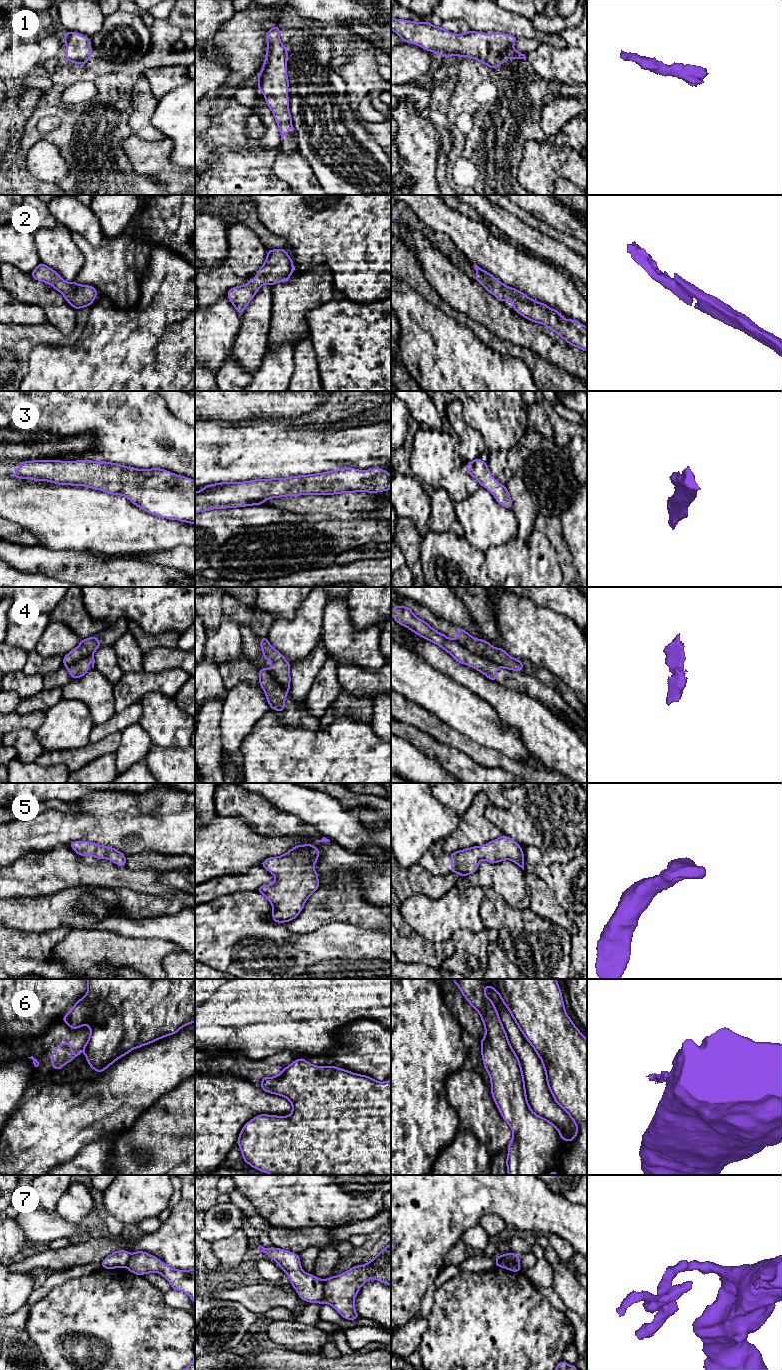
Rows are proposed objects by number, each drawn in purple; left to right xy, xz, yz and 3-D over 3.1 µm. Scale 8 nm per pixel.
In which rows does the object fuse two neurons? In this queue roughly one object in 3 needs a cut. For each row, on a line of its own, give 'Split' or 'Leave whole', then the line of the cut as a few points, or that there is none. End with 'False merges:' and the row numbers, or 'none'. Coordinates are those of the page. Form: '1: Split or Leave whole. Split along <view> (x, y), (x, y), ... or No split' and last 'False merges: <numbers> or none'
1: Leave whole. No split
2: Leave whole. No split
3: Leave whole. No split
4: Split. Split along yz (456, 639), (470, 651), (482, 655), (506, 668)
5: Leave whole. No split
6: Split. Split along xy (86, 1044), (83, 1050)
7: Split. Split along xz (322, 1280), (323, 1300), (325, 1302)
False merges: 4, 6, 7

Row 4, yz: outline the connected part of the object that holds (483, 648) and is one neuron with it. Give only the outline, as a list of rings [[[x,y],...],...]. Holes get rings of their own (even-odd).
[[[461,627],[457,628],[457,642],[470,652],[483,656],[503,668],[513,671],[523,671],[523,662],[511,657],[503,648],[495,648],[487,640],[477,639]]]

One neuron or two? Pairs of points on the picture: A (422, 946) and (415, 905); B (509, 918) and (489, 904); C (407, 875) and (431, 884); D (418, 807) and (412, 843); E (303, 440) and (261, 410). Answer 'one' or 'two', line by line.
A: two
B: one
C: one
D: one
E: two

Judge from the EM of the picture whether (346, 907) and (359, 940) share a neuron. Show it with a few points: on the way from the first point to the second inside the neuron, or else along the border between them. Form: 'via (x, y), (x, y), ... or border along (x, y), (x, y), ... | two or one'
border along (330, 921), (350, 922), (361, 927), (376, 928) | two

